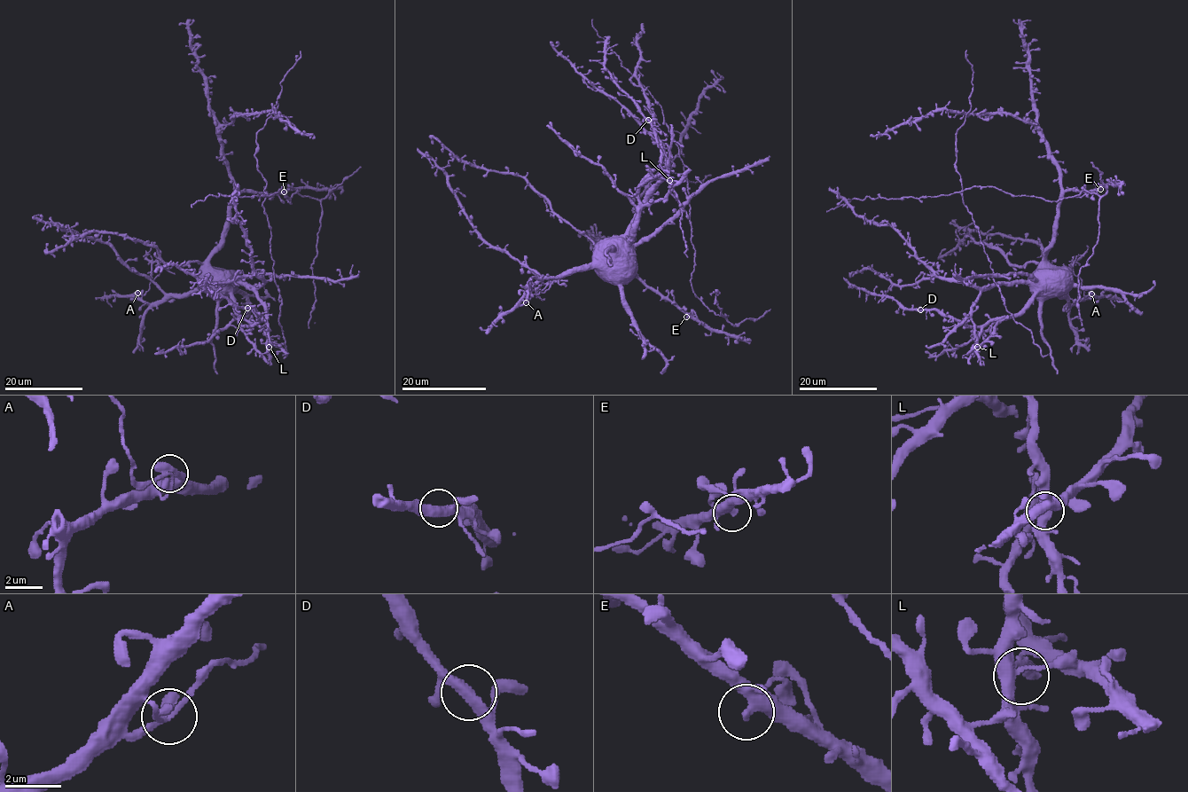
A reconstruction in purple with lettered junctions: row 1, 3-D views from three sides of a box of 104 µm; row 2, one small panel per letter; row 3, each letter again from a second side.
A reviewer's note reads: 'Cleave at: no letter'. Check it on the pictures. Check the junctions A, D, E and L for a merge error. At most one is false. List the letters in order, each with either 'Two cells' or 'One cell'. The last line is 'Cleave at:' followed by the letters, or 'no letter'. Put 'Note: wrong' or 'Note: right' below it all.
A: Two cells
D: One cell
E: One cell
L: One cell
Cleave at: A
Note: wrong

